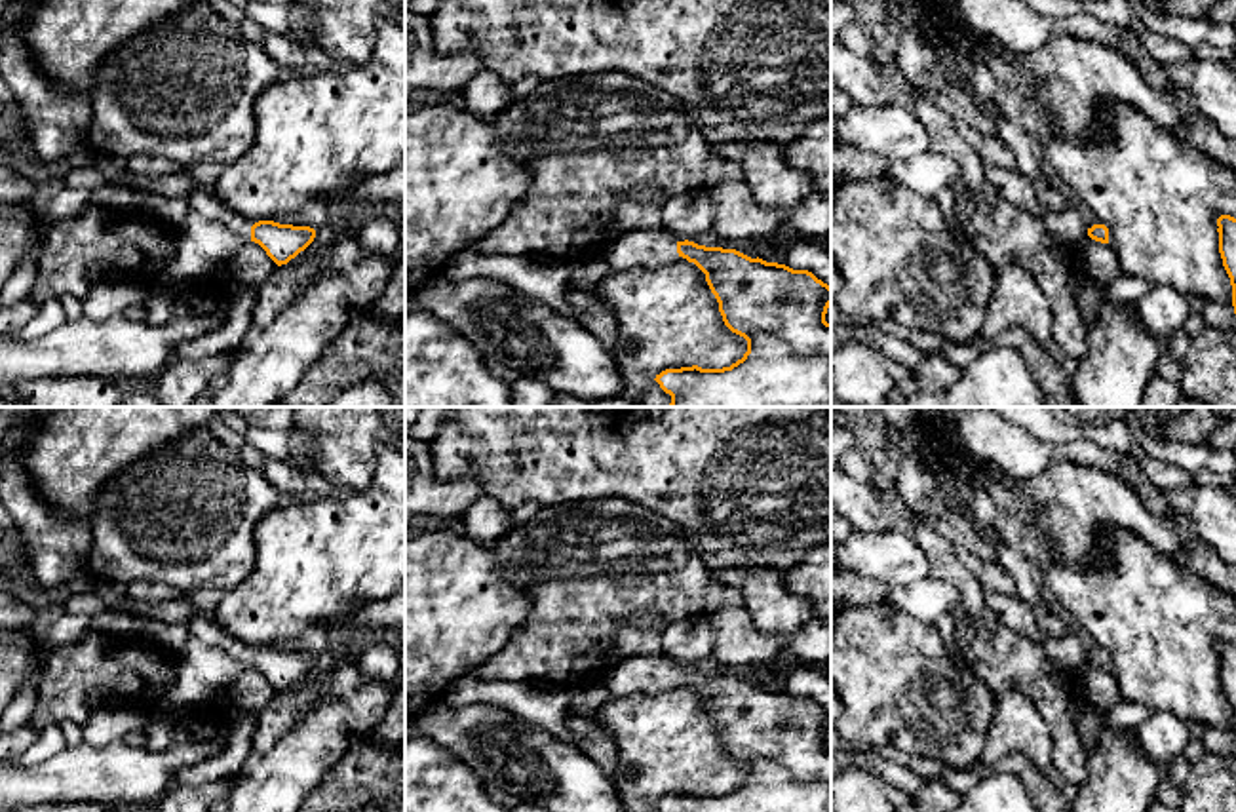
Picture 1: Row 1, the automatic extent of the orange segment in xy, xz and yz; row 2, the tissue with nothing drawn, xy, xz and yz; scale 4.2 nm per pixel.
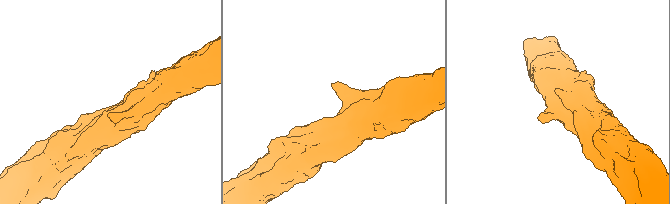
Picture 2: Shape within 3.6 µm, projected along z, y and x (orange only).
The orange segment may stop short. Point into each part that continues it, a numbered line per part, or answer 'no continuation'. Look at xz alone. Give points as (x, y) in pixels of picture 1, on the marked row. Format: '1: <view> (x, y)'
1: xz (632, 250)

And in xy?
1: xy (210, 236)

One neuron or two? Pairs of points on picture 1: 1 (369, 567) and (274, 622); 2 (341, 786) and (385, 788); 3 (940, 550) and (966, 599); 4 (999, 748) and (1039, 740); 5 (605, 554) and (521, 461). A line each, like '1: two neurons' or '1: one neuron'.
1: one neuron
2: one neuron
3: one neuron
4: one neuron
5: two neurons

